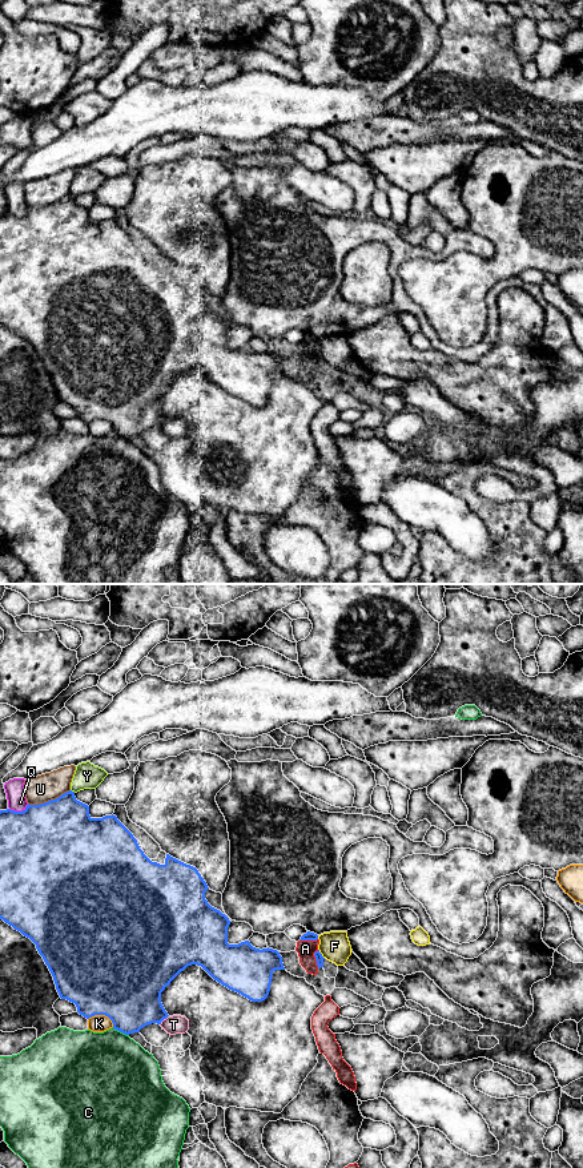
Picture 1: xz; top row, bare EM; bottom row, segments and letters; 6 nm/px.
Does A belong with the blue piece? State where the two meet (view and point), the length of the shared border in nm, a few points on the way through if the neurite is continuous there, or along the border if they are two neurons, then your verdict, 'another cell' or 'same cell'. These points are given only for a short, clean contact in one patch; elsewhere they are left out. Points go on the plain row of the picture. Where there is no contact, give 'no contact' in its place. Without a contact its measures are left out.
meets blue in xz at (316, 363); contact 110 nm long; another cell

